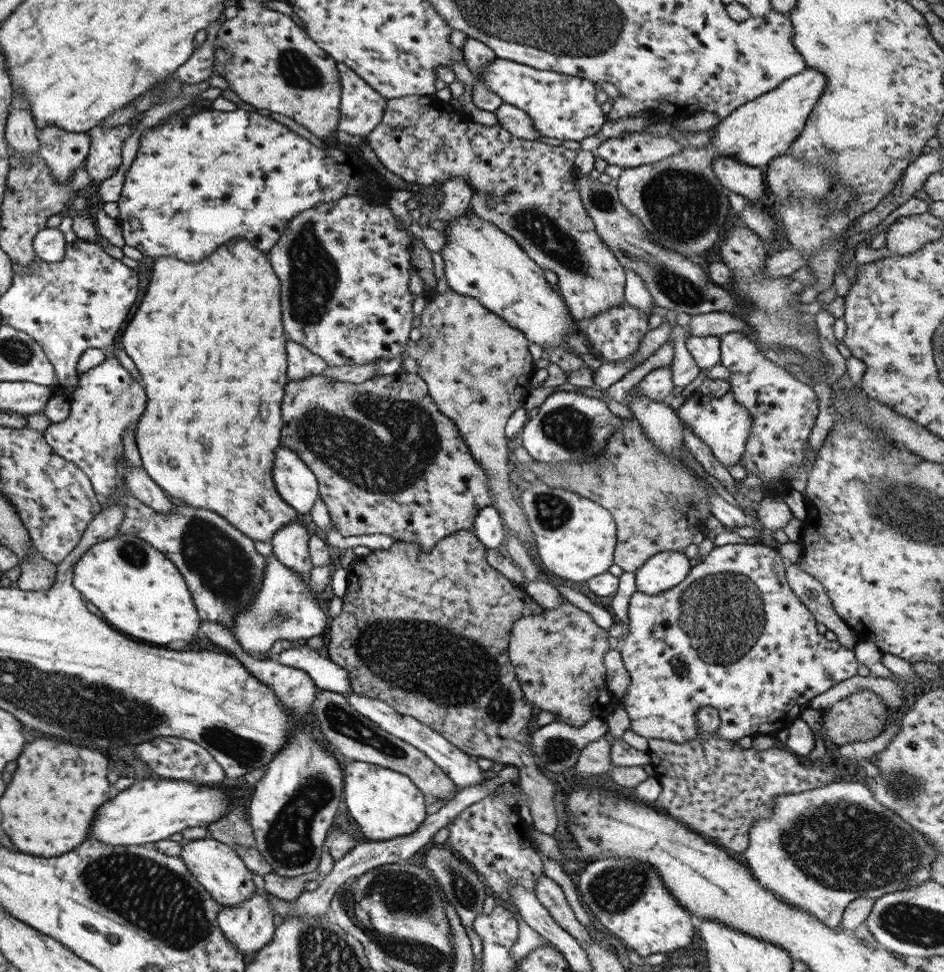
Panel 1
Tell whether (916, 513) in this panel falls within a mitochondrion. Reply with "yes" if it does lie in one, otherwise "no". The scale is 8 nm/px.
yes

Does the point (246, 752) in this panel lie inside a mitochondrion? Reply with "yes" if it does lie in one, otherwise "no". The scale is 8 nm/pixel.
yes

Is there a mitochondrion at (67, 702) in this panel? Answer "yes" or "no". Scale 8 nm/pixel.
yes

